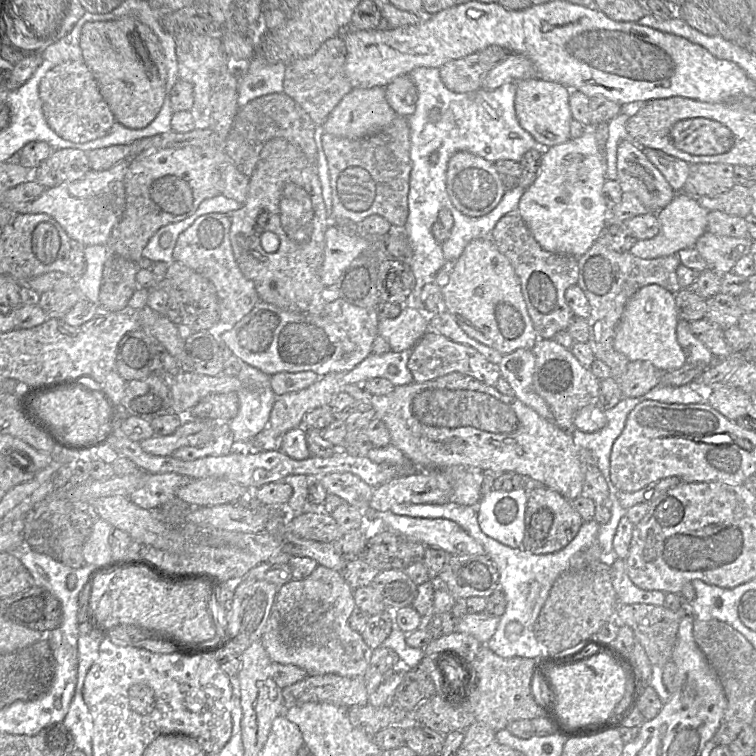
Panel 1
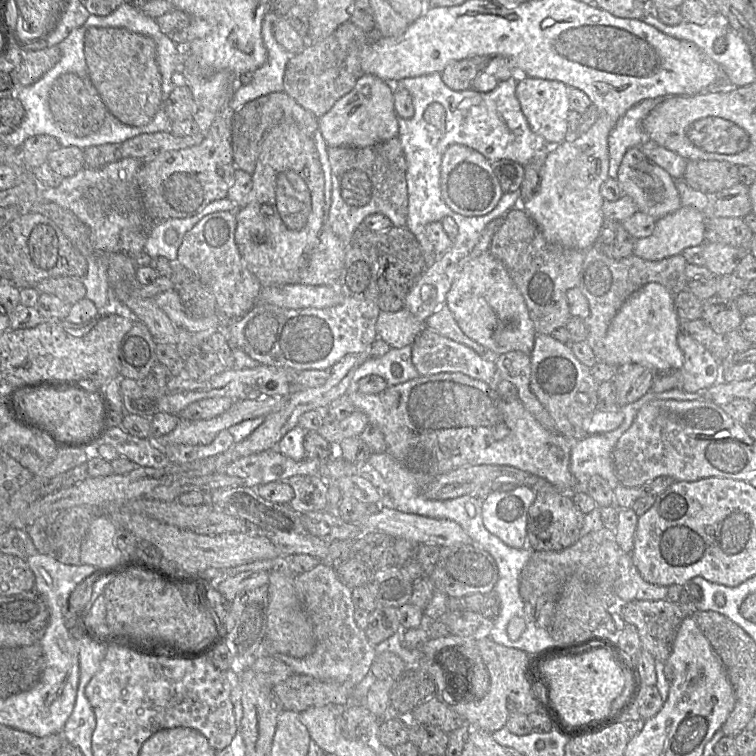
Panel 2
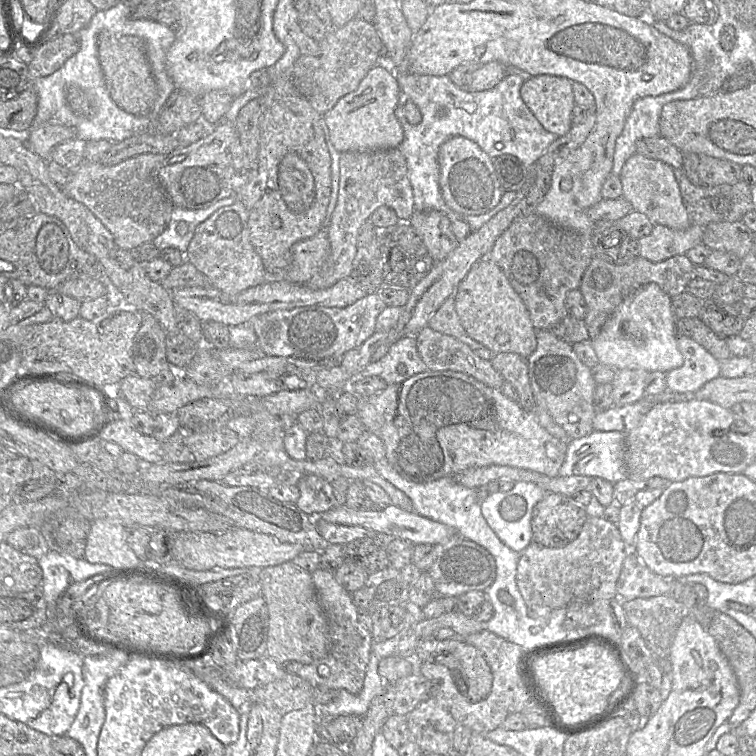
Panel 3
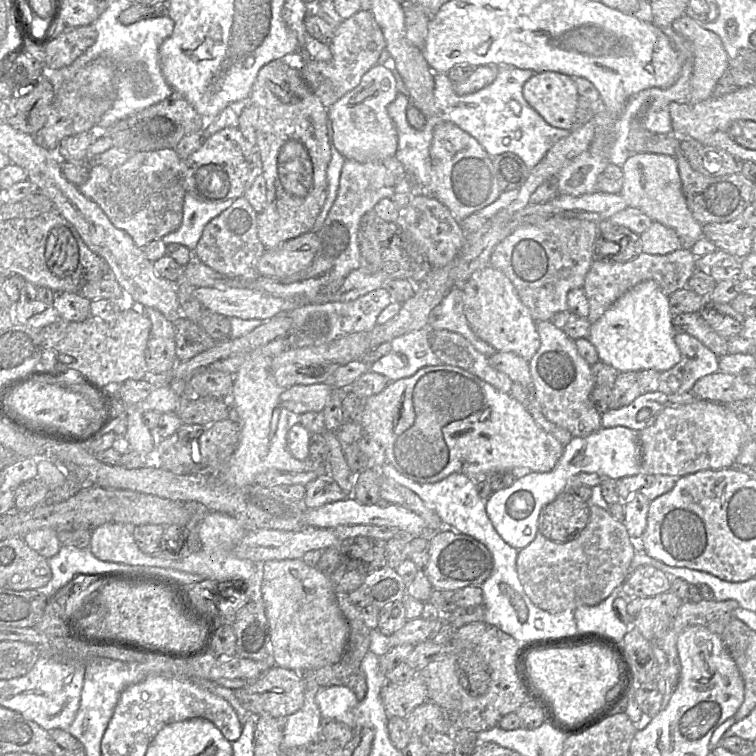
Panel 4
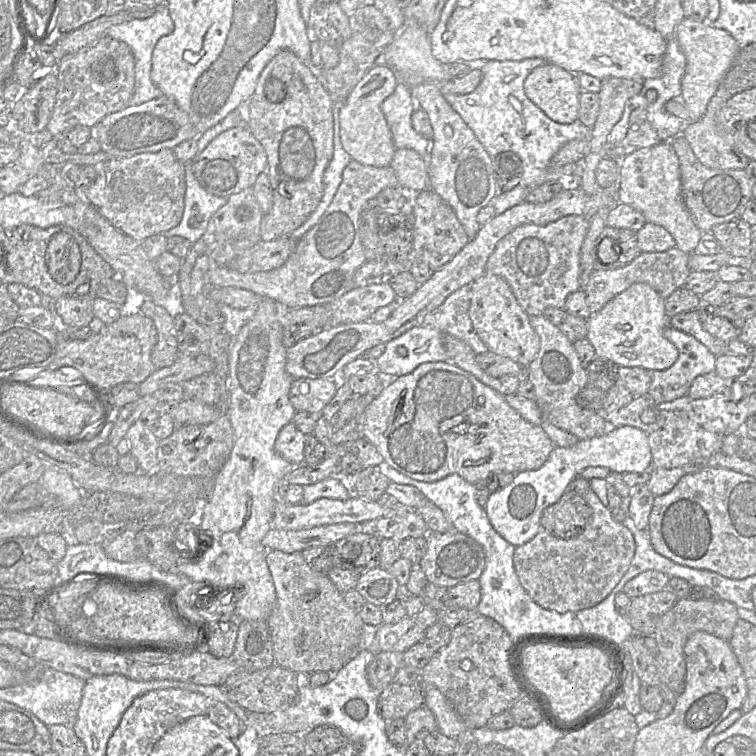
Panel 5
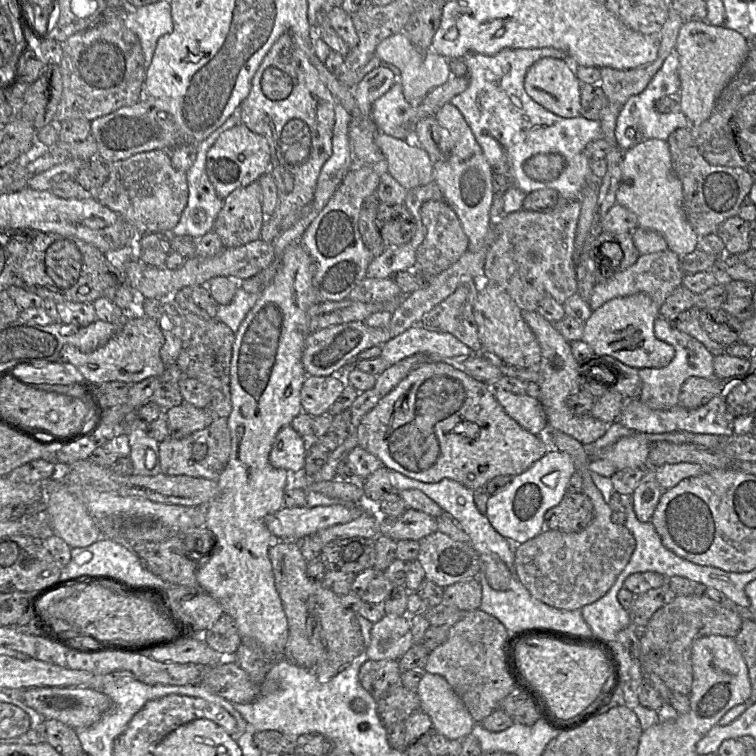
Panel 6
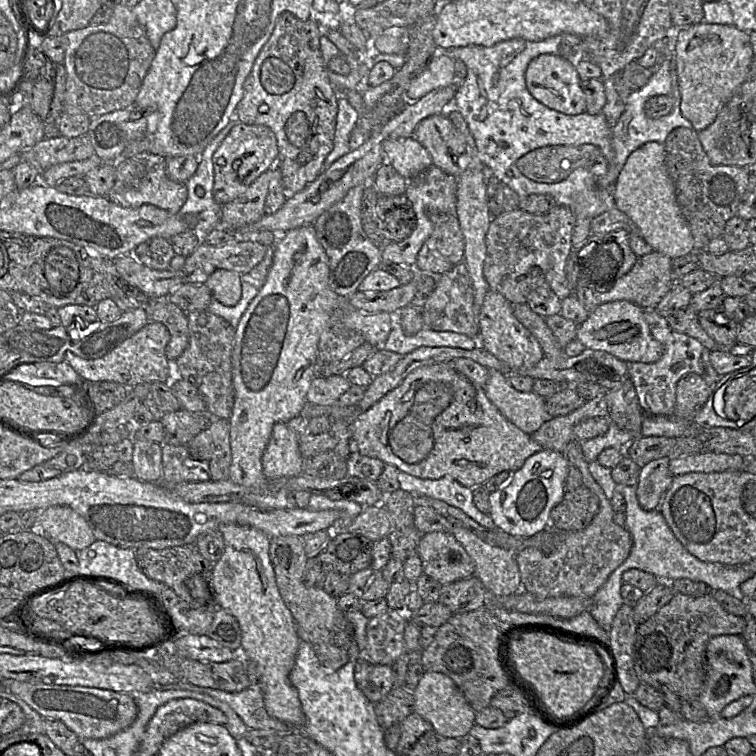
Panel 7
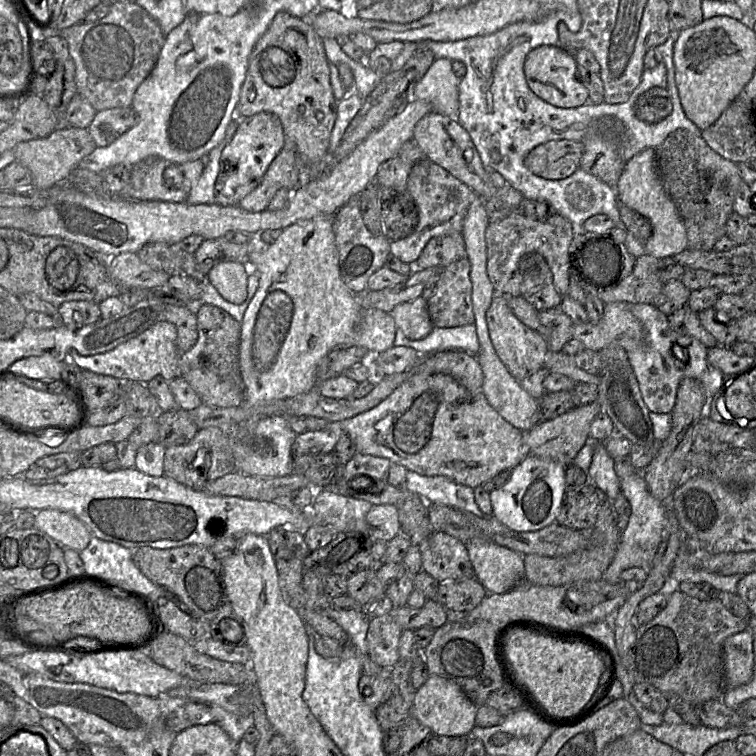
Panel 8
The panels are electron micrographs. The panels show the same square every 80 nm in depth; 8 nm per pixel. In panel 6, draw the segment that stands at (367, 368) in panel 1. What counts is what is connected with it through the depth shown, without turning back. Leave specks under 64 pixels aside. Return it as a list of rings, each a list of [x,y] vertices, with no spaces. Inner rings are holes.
[[[421,325],[409,328],[381,348],[380,357],[390,366],[418,353],[427,355],[430,361],[451,362],[459,362],[473,353],[452,334],[430,331]]]

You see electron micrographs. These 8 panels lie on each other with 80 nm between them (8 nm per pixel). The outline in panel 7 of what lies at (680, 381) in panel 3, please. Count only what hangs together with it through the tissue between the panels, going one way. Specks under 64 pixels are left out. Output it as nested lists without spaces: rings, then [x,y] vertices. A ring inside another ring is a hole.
[[[645,309],[644,316],[651,335],[664,346],[664,353],[654,363],[628,363],[628,378],[635,386],[639,404],[646,415],[672,416],[676,404],[676,386],[683,376],[698,374],[710,386],[715,386],[721,376],[711,365],[710,351],[697,339],[671,329],[667,318],[656,309]]]

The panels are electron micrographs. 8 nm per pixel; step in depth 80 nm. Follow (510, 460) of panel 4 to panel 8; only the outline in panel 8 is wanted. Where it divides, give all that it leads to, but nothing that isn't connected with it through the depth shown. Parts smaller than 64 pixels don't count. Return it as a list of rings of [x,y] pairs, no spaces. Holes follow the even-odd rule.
[[[440,373],[413,374],[375,407],[330,424],[347,433],[360,454],[386,458],[422,476],[445,476],[472,489],[502,471],[512,470],[530,455],[526,432],[508,423],[489,404],[482,391],[471,391],[451,376]]]

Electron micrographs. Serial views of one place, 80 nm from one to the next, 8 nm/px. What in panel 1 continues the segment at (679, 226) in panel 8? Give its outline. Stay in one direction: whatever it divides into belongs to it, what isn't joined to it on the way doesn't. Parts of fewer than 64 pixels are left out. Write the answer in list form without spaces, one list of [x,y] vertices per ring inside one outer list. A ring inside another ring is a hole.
[[[625,139],[617,148],[617,180],[623,192],[632,192],[653,213],[676,196],[662,173],[648,160],[643,148]]]

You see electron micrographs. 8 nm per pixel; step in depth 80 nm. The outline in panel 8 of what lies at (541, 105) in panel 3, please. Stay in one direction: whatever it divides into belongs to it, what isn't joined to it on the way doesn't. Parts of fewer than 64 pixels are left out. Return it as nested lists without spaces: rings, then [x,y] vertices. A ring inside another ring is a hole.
[[[542,45],[526,56],[524,74],[529,88],[543,101],[559,108],[576,108],[589,102],[589,93],[578,76],[574,53]]]

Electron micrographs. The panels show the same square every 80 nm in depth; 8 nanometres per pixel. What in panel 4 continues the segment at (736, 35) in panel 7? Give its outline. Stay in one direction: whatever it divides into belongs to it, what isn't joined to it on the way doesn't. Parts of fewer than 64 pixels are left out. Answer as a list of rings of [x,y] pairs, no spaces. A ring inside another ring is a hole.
[[[685,14],[674,20],[671,27],[691,42],[694,51],[689,102],[706,100],[713,95],[717,81],[729,64],[723,42],[719,35]]]

